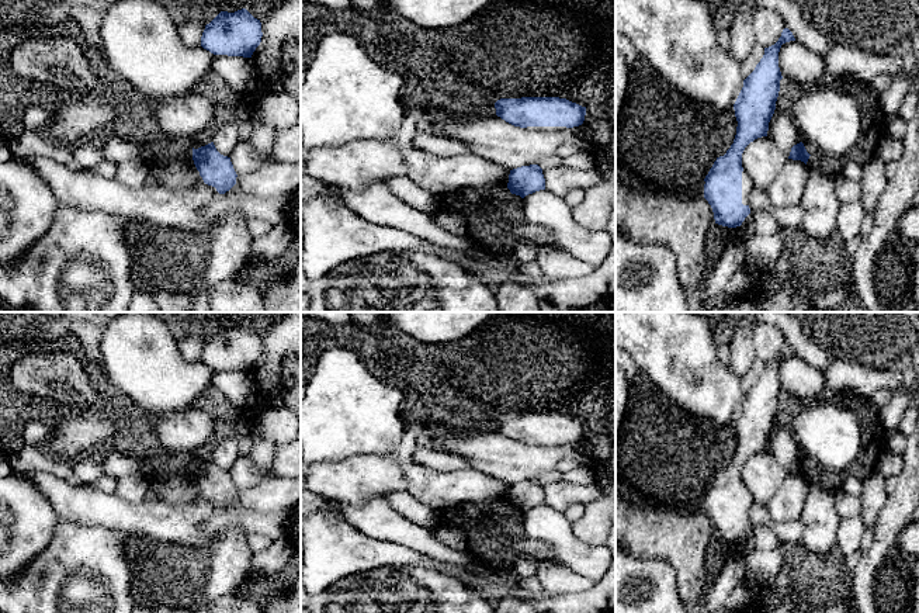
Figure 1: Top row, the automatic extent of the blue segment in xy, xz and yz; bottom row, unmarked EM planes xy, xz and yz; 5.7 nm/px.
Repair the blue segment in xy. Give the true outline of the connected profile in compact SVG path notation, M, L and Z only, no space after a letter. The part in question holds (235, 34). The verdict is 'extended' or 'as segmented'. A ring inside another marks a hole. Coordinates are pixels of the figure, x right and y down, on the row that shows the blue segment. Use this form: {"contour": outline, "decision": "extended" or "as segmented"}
{"contour": "M246 8L221 11L201 37L201 46L214 55L252 58L261 42L261 22Z", "decision": "as segmented"}

